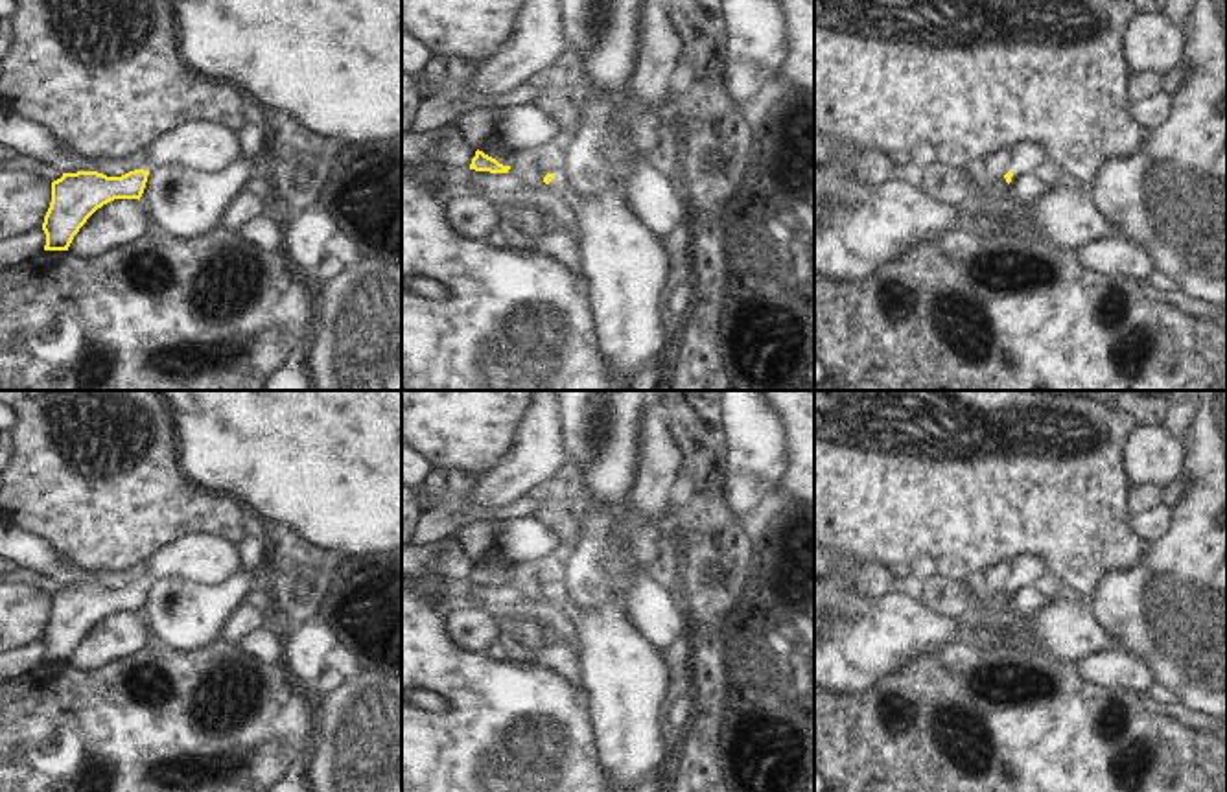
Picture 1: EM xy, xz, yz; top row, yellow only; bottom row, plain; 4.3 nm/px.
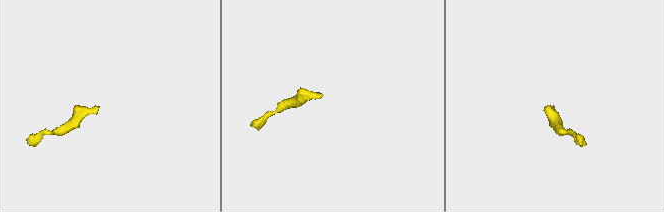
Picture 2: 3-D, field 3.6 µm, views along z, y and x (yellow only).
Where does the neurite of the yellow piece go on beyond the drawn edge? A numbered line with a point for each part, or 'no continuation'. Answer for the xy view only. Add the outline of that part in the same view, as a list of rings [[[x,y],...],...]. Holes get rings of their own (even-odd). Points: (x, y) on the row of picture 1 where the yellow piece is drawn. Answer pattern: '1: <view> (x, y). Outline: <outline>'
1: xy (203, 146). Outline: [[[186,122],[160,134],[146,149],[149,162],[142,168],[144,171],[186,166],[199,173],[217,173],[241,157],[236,131],[214,122]]]

